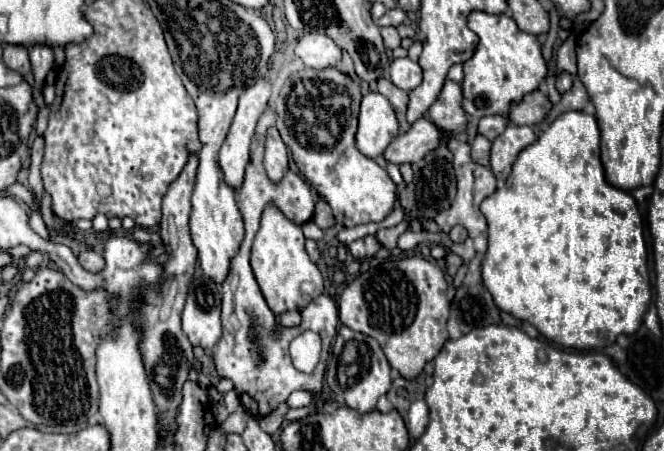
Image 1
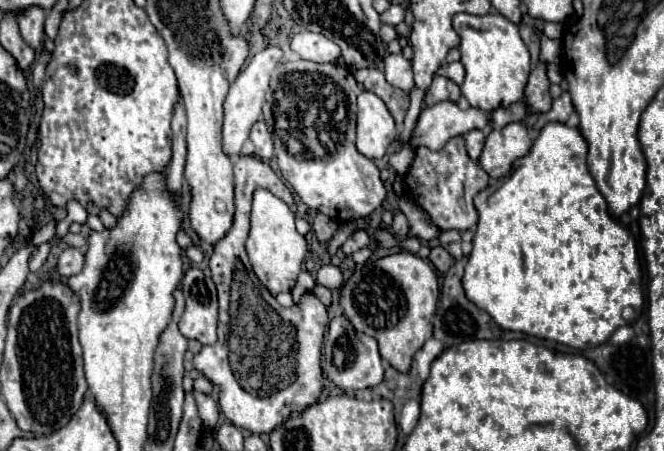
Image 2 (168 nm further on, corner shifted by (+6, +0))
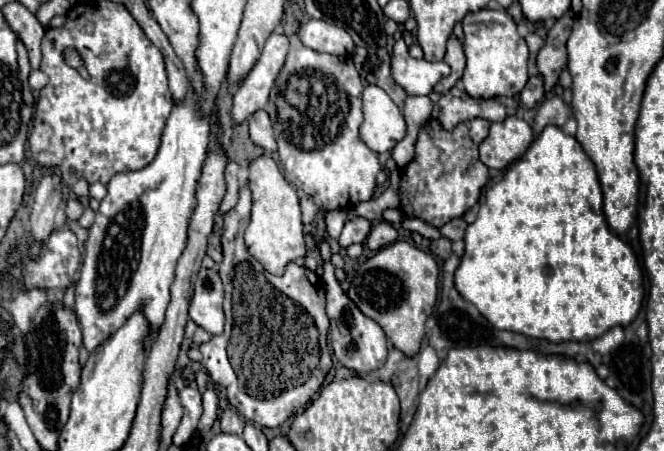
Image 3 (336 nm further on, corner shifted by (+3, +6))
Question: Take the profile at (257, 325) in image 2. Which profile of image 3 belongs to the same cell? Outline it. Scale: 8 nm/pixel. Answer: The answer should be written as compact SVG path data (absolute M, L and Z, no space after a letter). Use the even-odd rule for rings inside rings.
M240 186L238 204L224 216L224 232L222 232L222 262L220 262L220 278L226 290L226 326L220 336L212 336L206 344L200 344L202 366L208 370L210 378L226 386L226 396L230 406L234 406L240 416L254 422L262 428L278 428L286 422L298 408L302 408L324 384L326 374L332 368L332 358L328 350L328 316L326 316L326 294L322 278L308 268L300 268L290 262L286 266L284 276L272 276L264 270L260 262L256 262L244 244L244 230L250 222L252 208L252 192L250 186Z

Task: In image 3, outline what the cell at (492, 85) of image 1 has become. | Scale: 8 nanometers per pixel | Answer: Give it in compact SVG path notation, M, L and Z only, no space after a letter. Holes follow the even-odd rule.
M478 10L468 12L462 20L464 26L464 54L466 70L462 82L472 98L514 98L528 82L528 46L516 32L516 22L506 10Z

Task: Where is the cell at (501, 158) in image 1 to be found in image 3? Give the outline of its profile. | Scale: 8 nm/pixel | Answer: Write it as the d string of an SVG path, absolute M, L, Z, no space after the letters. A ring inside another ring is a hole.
M508 116L502 122L490 126L488 138L480 144L480 160L494 170L504 170L518 160L534 138L532 128L518 116Z

